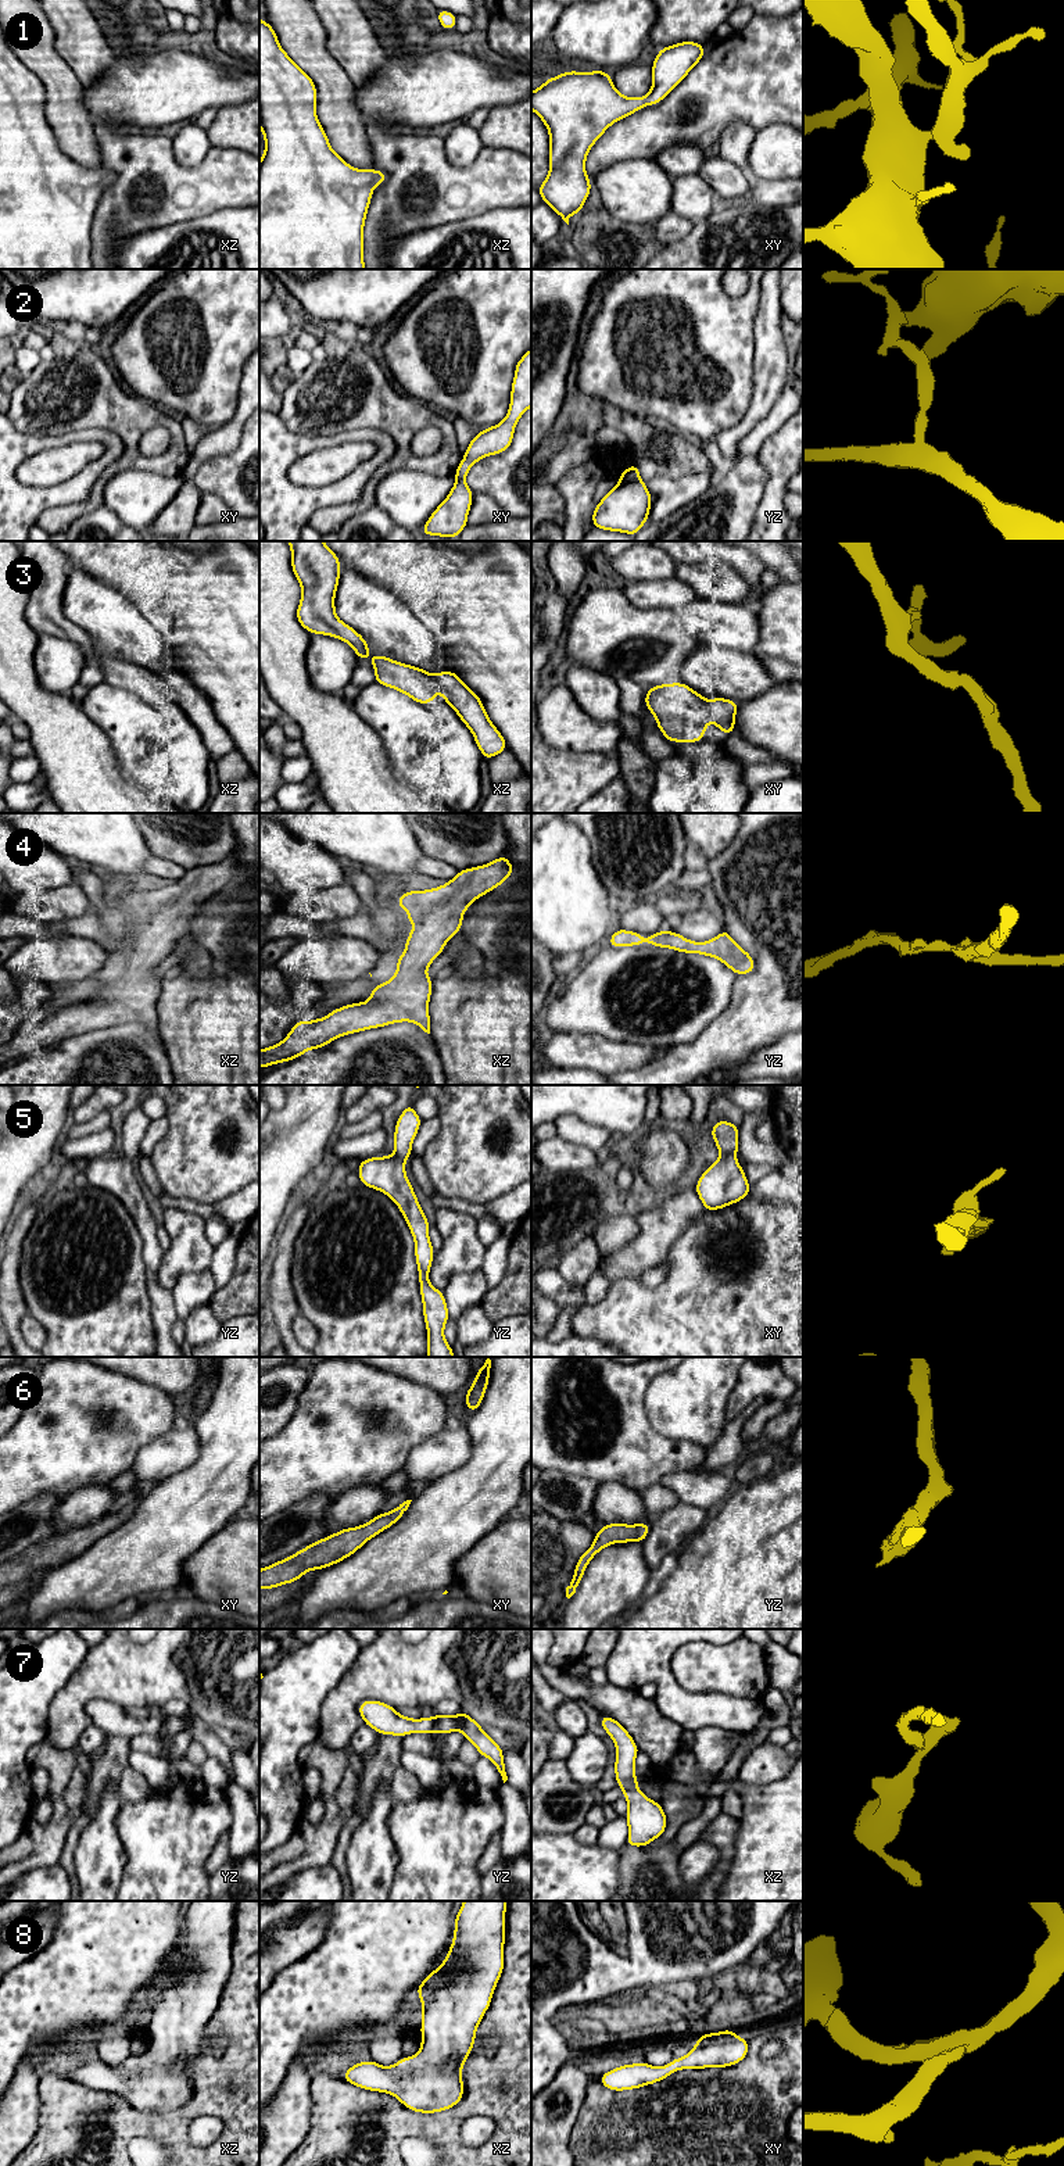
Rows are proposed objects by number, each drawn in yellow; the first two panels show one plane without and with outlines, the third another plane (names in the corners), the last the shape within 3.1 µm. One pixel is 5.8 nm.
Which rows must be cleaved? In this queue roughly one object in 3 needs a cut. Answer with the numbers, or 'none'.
2

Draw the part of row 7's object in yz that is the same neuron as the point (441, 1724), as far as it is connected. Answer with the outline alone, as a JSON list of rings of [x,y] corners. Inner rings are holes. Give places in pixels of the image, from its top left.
[[[365,1700],[358,1705],[358,1714],[363,1723],[376,1730],[379,1734],[387,1736],[408,1736],[411,1733],[422,1732],[430,1734],[433,1732],[445,1736],[454,1730],[461,1730],[463,1739],[473,1743],[480,1757],[487,1757],[495,1765],[502,1776],[504,1783],[508,1780],[504,1764],[504,1750],[483,1732],[479,1725],[463,1709],[454,1716],[437,1714],[430,1718],[412,1719],[400,1715],[394,1707],[376,1701]]]

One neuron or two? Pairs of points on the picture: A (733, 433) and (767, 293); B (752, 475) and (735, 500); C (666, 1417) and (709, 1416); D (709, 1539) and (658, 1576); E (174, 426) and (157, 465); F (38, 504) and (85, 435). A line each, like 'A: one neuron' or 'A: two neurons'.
A: one neuron
B: one neuron
C: one neuron
D: two neurons
E: one neuron
F: one neuron

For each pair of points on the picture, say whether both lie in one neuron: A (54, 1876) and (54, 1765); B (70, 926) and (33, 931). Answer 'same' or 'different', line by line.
A: different
B: same

